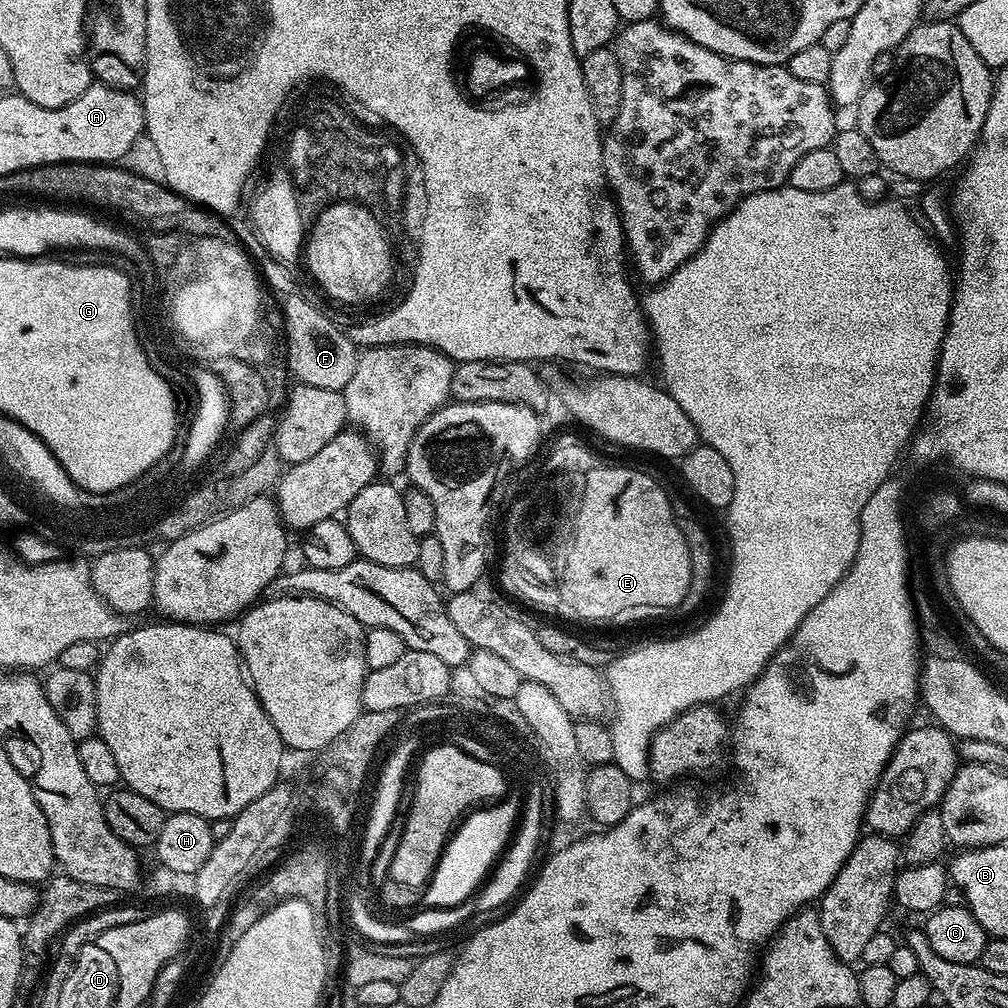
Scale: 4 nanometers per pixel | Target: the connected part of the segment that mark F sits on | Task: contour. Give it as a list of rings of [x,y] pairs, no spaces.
[[[292,296],[282,304],[288,371],[306,386],[322,386],[322,390],[343,392],[346,382],[354,378],[354,370],[360,361],[358,346],[323,308],[317,308],[311,300],[300,296]]]

